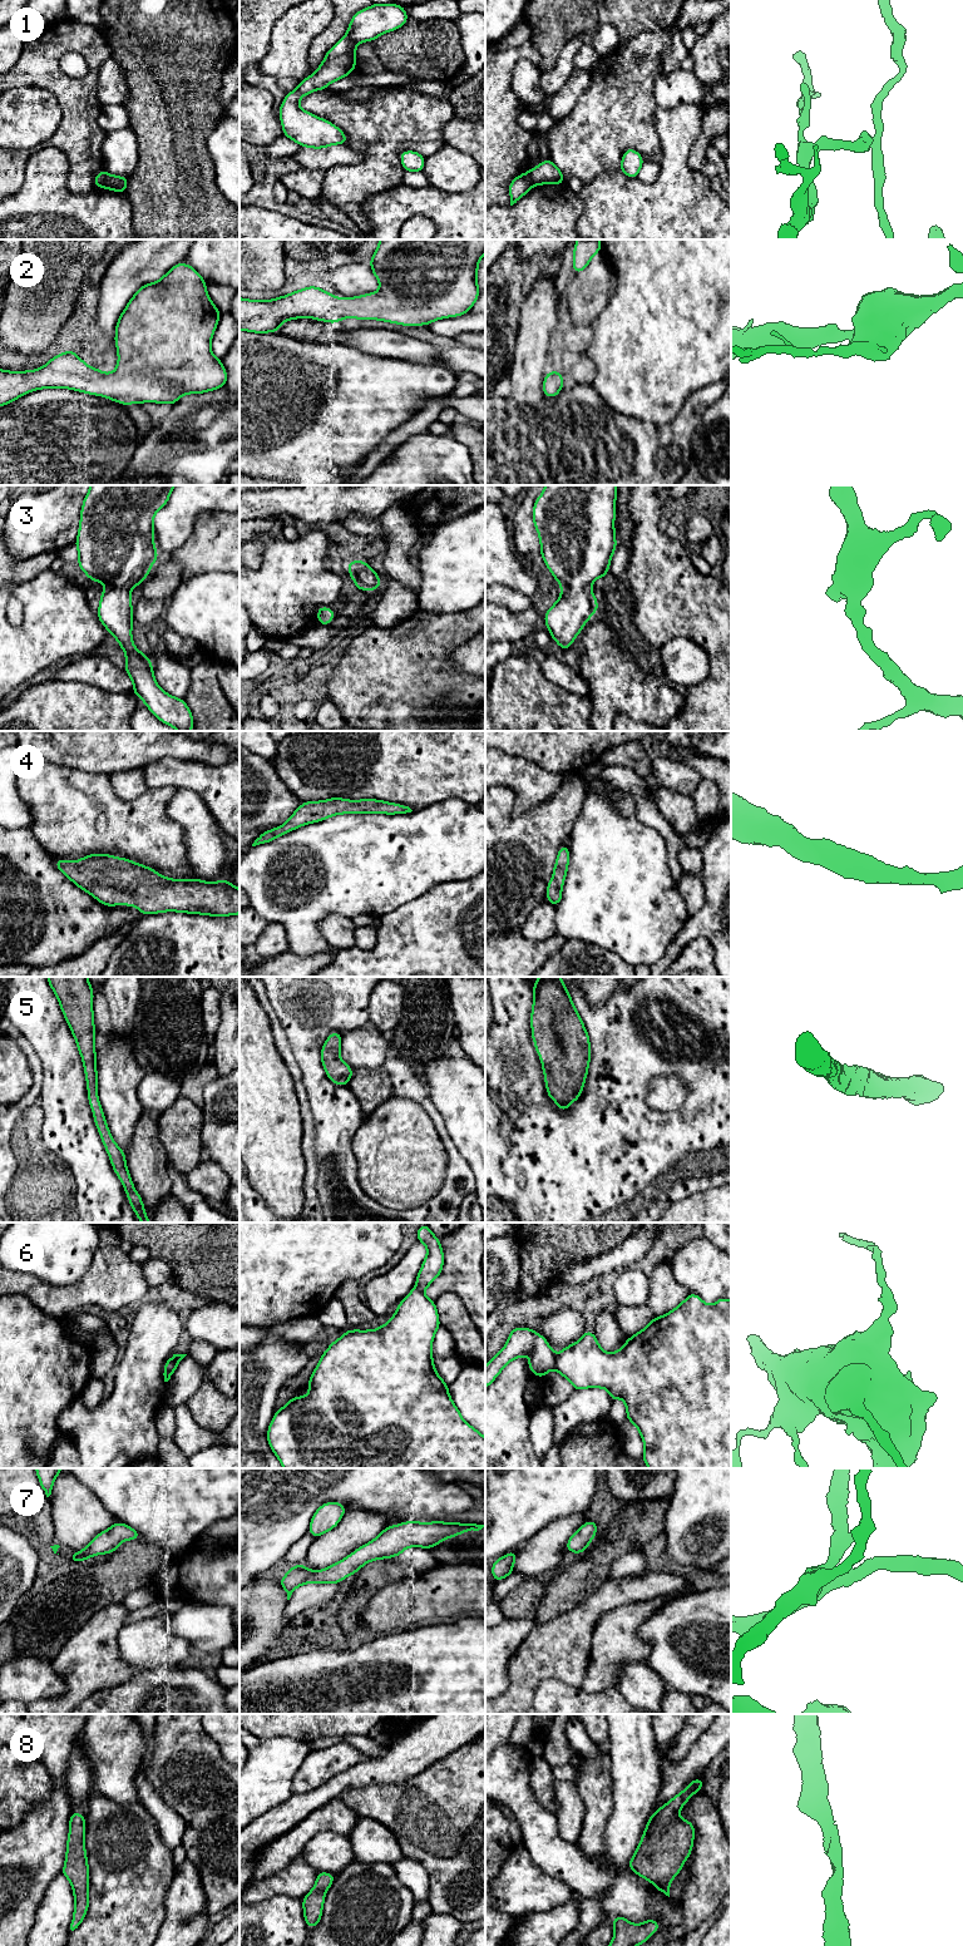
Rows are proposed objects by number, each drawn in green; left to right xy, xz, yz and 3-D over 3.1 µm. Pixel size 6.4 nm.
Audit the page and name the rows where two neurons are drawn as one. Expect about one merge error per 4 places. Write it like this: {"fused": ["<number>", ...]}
{"fused": ["1", "6"]}

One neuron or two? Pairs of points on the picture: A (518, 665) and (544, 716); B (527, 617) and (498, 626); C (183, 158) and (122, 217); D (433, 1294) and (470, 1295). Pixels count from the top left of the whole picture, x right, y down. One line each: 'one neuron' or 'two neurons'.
A: one neuron
B: one neuron
C: two neurons
D: one neuron

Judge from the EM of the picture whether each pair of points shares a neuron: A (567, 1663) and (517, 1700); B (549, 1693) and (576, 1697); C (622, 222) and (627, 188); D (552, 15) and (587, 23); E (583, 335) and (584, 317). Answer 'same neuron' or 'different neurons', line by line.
A: same neuron
B: same neuron
C: same neuron
D: same neuron
E: different neurons

